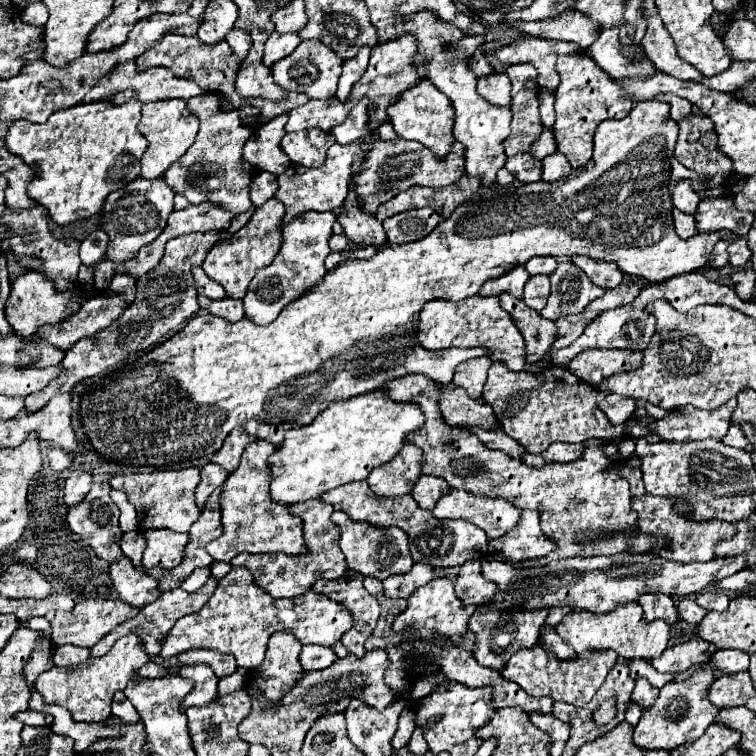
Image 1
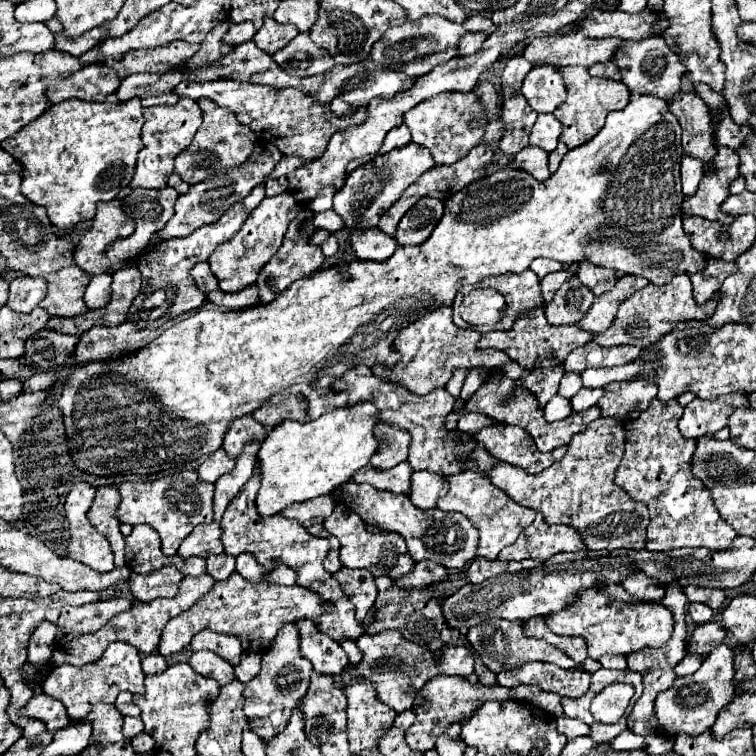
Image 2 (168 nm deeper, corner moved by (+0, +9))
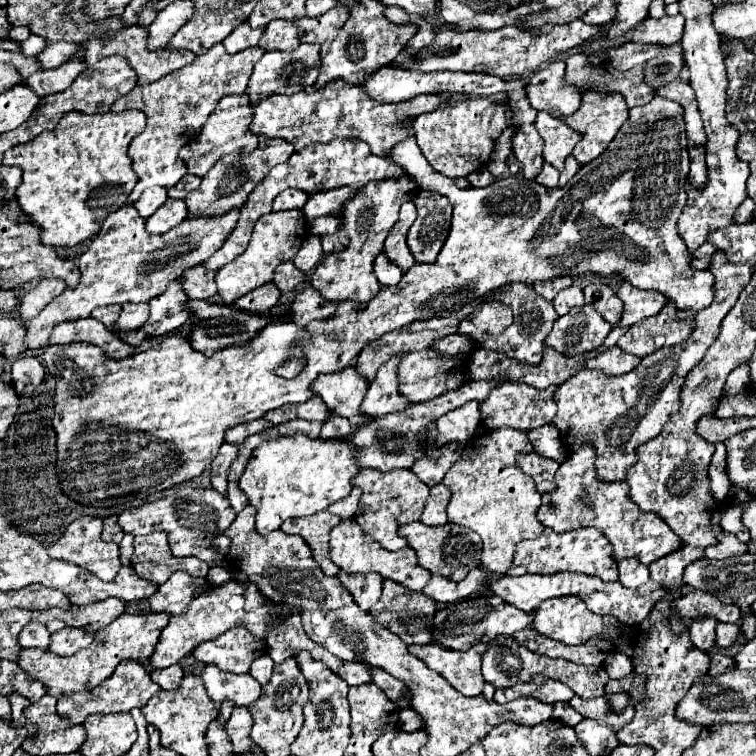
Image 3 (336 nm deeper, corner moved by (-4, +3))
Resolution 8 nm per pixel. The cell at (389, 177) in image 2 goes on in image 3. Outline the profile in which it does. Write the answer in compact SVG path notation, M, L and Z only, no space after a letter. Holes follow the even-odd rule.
M410 175L404 177L390 177L390 179L380 179L380 181L368 181L364 189L346 201L344 211L342 211L342 227L348 233L348 247L342 253L330 253L324 255L320 265L310 277L312 287L328 301L340 301L340 299L352 299L352 301L368 301L372 299L380 283L376 281L376 275L372 273L372 261L384 247L384 239L392 225L398 221L398 209L404 201L412 201L418 193L416 179Z

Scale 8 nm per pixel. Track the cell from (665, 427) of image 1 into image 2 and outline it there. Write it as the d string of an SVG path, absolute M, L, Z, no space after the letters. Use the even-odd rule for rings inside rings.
M744 393L722 395L720 399L712 399L712 401L702 401L696 397L684 409L684 415L678 423L680 433L688 439L712 435L722 427L726 427L728 417L736 407L748 407L748 399Z

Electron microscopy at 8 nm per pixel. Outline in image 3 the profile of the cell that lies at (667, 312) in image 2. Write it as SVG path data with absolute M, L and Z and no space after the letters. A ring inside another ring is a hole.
M668 301L658 315L632 325L618 341L618 347L636 357L654 353L662 347L672 347L688 339L692 333L694 311L678 309L674 301Z

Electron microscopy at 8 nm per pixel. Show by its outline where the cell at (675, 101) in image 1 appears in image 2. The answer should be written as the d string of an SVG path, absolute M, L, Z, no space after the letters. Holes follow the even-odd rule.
M624 41L614 63L620 67L622 81L628 85L632 93L638 95L656 95L670 101L670 95L680 91L680 79L684 75L684 65L680 63L676 51L672 51L666 43L644 43L644 41Z

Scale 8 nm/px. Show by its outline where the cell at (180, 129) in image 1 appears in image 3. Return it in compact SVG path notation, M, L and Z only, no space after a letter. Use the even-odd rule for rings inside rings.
M160 187L158 191L144 191L144 193L140 195L140 199L134 203L134 207L136 207L136 211L140 213L140 217L146 219L146 217L150 217L166 199L168 199L166 189Z

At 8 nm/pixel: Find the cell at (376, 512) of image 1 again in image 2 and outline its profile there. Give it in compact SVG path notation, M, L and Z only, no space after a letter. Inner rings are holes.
M344 483L342 485L342 503L348 505L354 513L362 517L366 523L374 523L382 527L384 531L398 533L406 539L408 553L412 559L418 561L434 561L448 569L462 569L466 563L470 563L476 557L478 549L478 531L472 527L472 523L462 513L446 513L440 509L430 511L418 511L418 507L412 505L410 497L396 495L388 491L376 491L368 485L358 483Z

